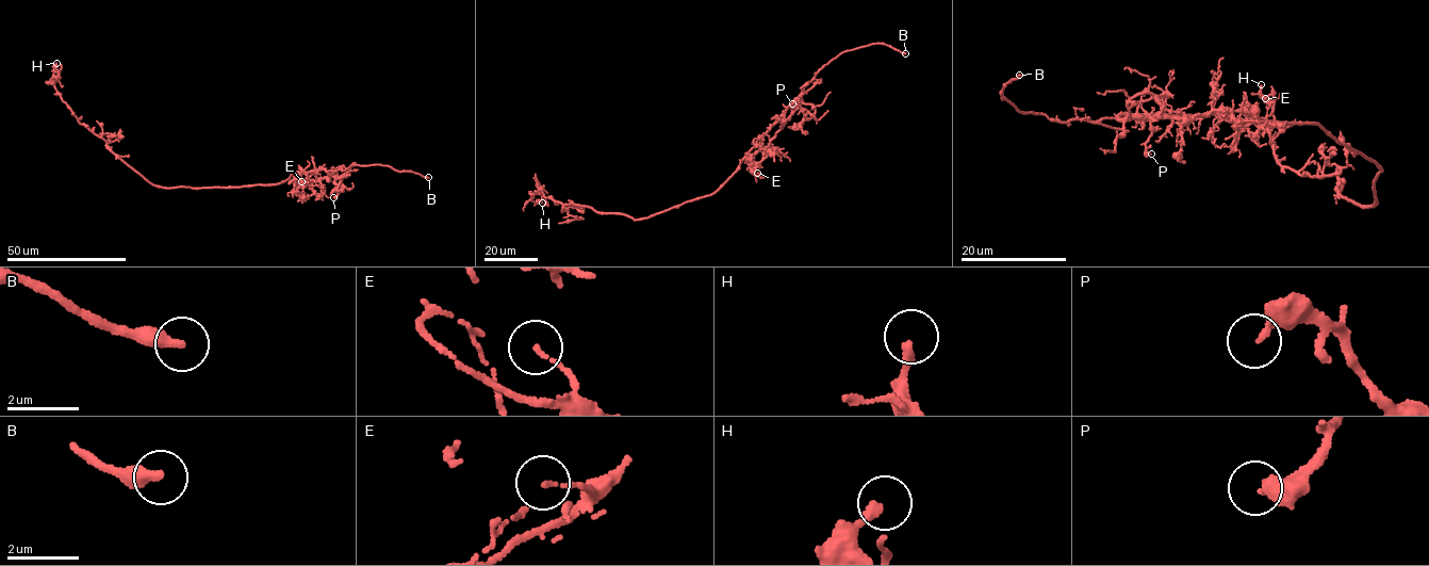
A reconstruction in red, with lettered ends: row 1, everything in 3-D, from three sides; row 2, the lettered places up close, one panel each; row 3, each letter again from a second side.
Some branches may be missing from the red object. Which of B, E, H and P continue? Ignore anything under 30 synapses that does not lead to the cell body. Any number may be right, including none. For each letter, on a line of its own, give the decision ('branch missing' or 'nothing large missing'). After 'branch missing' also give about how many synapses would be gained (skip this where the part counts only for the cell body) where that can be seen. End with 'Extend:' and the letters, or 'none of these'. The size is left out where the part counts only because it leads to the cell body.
B: branch missing
E: nothing large missing
H: nothing large missing
P: nothing large missing
Extend: B

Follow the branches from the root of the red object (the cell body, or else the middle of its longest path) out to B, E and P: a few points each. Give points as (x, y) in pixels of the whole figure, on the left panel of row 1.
B: (244, 186), (277, 183), (293, 172), (322, 168), (333, 172), (352, 164), (388, 165), (428, 177)
E: (244, 186), (274, 184), (293, 172), (319, 168), (330, 177), (309, 179), (311, 183), (296, 187), (301, 181)
P: (244, 186), (277, 183), (294, 172), (322, 168), (332, 176), (346, 174), (340, 182), (343, 190), (333, 197)

